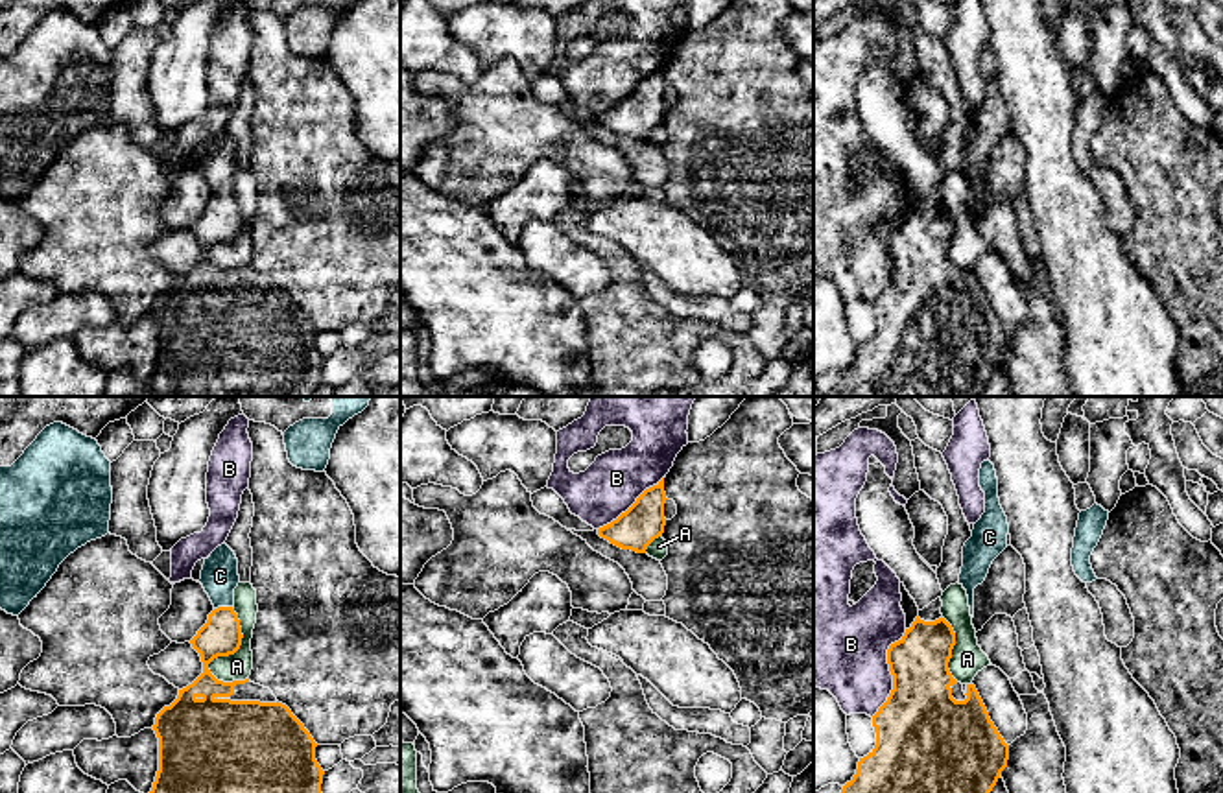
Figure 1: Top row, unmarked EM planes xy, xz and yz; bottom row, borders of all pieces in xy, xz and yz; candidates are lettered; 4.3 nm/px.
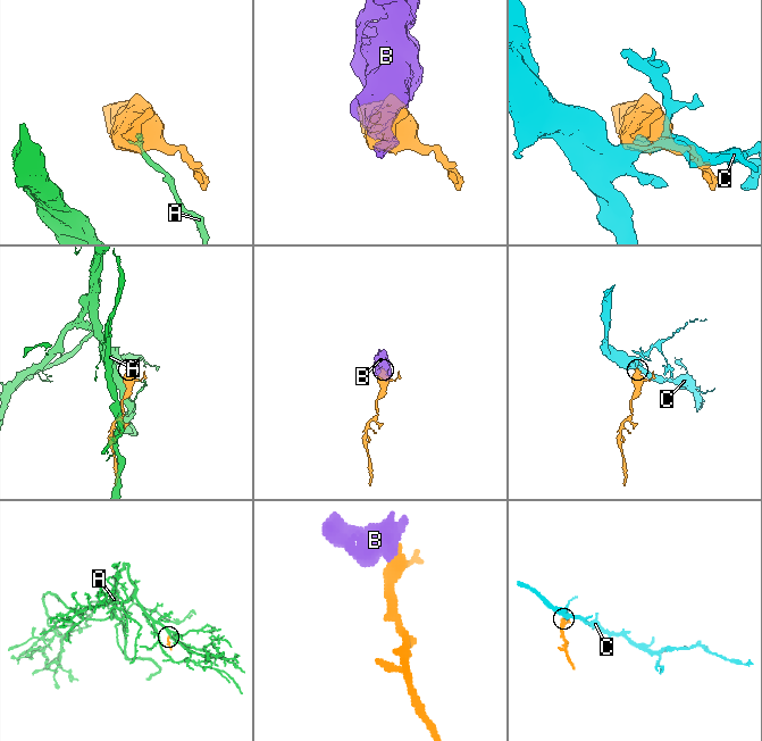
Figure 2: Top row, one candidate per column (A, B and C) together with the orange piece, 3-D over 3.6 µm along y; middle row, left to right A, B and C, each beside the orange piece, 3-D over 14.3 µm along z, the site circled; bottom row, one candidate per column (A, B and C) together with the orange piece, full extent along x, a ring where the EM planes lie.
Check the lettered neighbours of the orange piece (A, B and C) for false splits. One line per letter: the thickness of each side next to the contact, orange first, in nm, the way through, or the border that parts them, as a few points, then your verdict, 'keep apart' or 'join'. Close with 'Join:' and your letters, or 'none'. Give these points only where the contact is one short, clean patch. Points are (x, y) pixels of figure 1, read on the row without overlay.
A: 180/120 nm | along xy (233, 194), (242, 231), (209, 251), (224, 270) | keep apart
B: 340/380 nm | keep apart
C: 180/160 nm | across xy (222, 222), (222, 194), (220, 163) | join
Join: C

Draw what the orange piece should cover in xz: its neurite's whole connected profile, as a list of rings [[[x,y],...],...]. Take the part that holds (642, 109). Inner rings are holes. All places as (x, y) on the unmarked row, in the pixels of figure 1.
[[[662,65],[657,72],[646,76],[616,107],[600,114],[598,122],[622,136],[646,140],[647,133],[664,120],[666,87]]]

